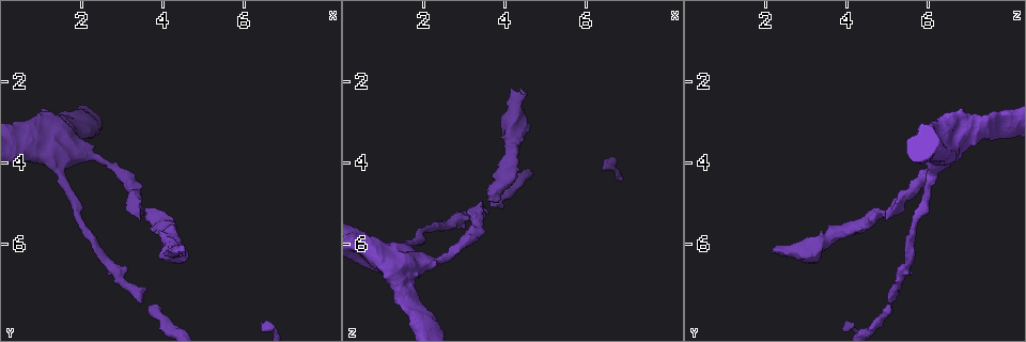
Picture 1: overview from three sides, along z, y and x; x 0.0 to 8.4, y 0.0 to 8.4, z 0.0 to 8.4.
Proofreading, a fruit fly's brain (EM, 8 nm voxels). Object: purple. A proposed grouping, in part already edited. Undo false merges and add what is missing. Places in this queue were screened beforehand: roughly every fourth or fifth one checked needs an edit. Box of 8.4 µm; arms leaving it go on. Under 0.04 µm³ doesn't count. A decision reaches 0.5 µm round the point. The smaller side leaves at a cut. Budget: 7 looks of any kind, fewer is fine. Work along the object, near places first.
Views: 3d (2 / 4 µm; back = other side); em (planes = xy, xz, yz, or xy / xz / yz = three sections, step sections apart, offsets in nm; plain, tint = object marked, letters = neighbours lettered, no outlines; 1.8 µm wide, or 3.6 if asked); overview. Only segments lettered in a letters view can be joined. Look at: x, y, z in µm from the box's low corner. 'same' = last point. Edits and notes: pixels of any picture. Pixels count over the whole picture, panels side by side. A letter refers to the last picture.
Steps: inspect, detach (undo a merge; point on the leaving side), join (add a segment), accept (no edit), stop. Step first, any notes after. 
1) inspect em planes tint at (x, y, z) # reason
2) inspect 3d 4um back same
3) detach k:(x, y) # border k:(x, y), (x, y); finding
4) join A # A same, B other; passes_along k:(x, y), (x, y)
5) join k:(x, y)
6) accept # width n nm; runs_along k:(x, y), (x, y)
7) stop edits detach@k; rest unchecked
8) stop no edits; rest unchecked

inspect 3d 2um at (3.60, 5.20, 4.90) # an open end

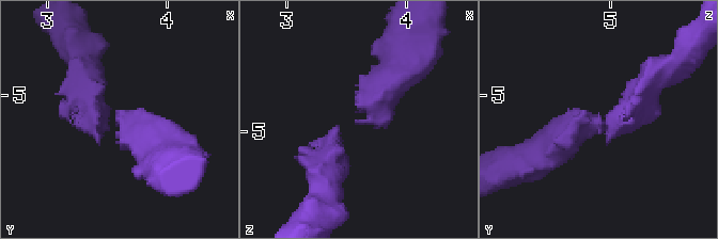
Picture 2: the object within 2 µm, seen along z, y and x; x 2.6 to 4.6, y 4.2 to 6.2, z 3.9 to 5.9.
inspect em 3.6um planes letters at (3.60, 5.18, 4.90)

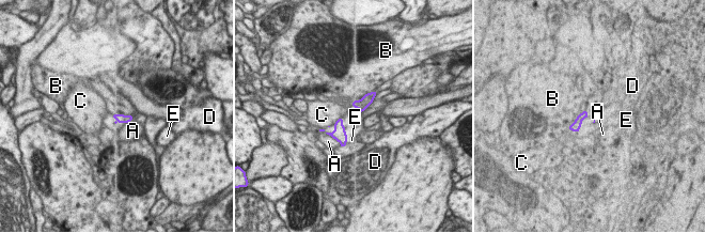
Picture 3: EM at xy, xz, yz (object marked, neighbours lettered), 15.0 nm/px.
accept # A other, B other, C other, D other, E other; border 3:(342, 117), (332, 124); none of them fits

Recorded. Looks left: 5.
inspect em xz step 8 letters at (3.35, 7.40, 5.00) # free end

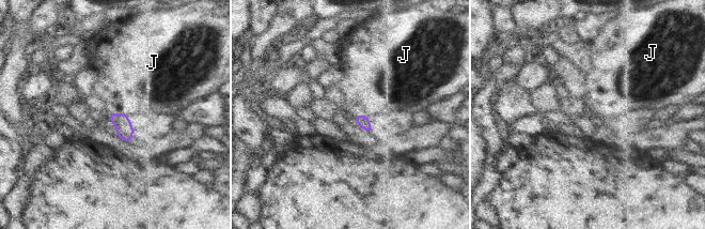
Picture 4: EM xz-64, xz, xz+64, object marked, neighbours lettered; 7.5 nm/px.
inspect em planes letters same # cut it another way

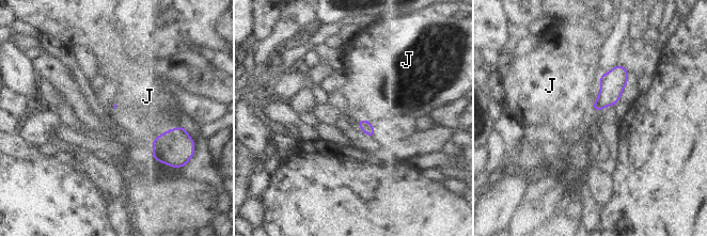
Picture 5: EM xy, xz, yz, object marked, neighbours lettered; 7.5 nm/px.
accept # longest_contact J 260 nm; J other; border 5:(184, 126), (170, 128), (154, 139); no lettered segment goes on from it

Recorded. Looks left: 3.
inspect em xz step 8 tint at (4.55, 6.15, 2.30) # free end

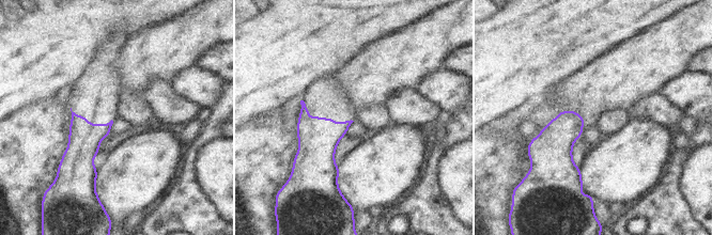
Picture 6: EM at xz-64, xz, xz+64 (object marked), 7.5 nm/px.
inspect em planes letters same

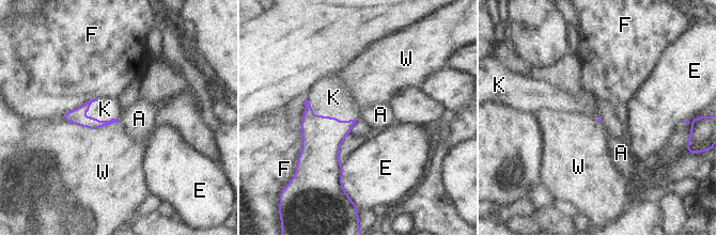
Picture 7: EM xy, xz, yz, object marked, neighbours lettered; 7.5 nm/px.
join K # A other, E other, F other, K same, W other; passes_along 7:(91, 123), (97, 121), (105, 109); the cell continues

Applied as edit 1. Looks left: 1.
stop edits join@7; rest unchecked

